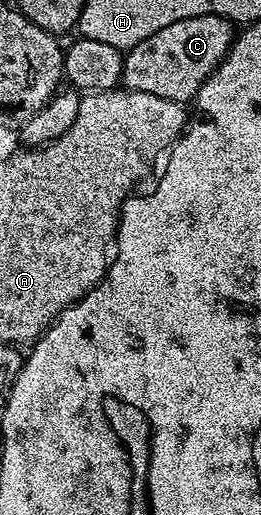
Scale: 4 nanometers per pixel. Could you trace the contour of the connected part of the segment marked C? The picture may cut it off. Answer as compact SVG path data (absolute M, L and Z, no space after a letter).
M198 16L173 22L173 26L165 26L165 30L157 30L157 34L145 38L145 42L126 49L122 87L129 92L157 94L157 98L169 98L186 105L194 101L203 83L227 57L236 35L236 25L223 16Z

